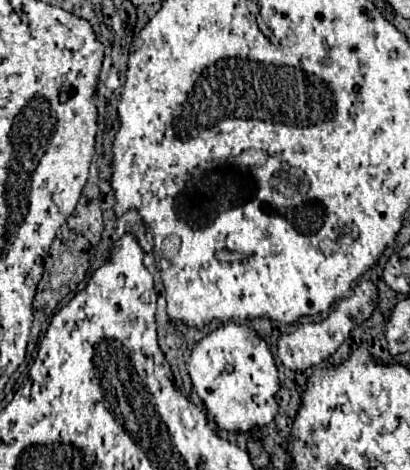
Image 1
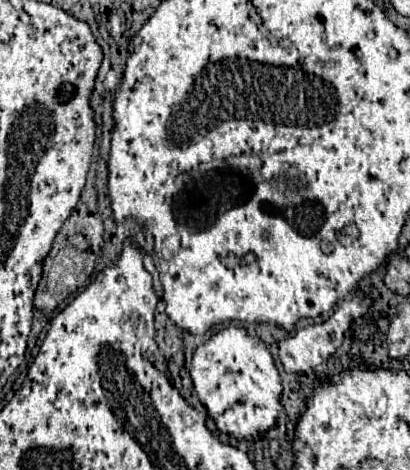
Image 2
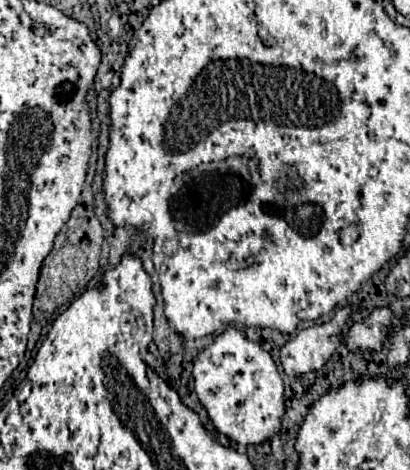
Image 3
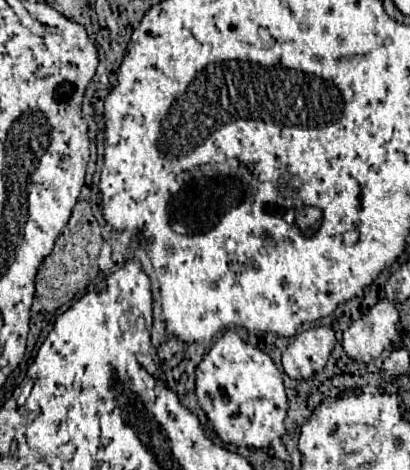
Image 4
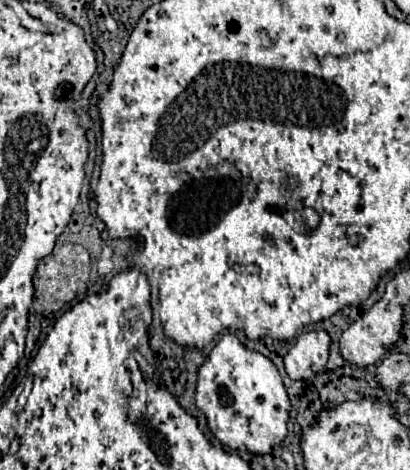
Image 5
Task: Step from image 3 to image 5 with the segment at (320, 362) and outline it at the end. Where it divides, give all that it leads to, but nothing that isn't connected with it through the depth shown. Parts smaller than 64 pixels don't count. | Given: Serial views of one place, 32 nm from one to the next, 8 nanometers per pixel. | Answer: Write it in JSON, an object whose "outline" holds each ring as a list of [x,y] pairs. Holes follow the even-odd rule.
{"outline":[[[324,330],[302,334],[296,340],[294,348],[290,348],[288,354],[284,356],[286,374],[292,380],[312,378],[326,366],[328,346],[330,346],[330,336]]]}

